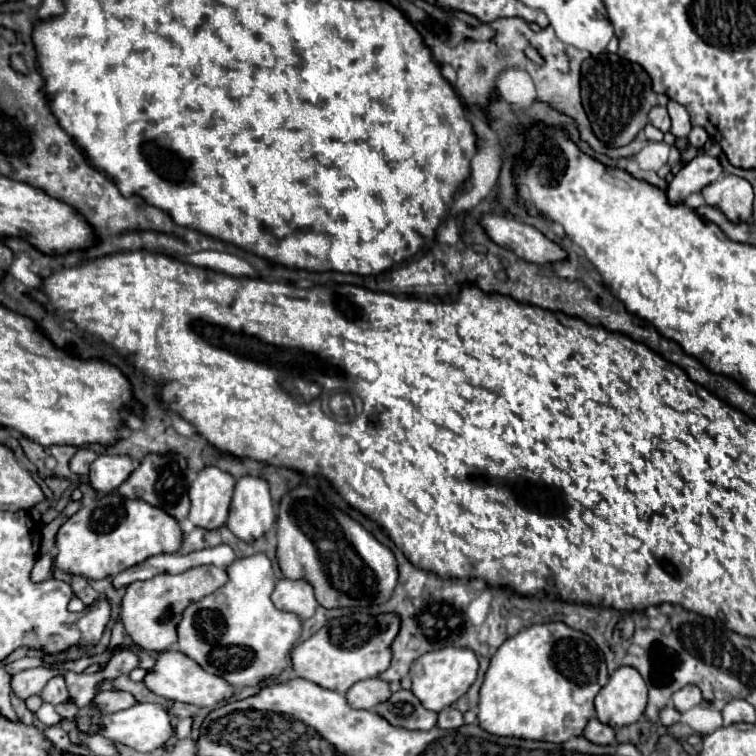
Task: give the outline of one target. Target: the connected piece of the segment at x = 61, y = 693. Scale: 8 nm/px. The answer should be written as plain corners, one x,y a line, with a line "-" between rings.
52,677
48,683
46,683
46,687
44,687
44,691
42,691
42,701
46,701
46,699
52,699
52,703
62,703
62,701
68,701
70,697
68,697
68,691
66,691
66,683
64,683
64,677

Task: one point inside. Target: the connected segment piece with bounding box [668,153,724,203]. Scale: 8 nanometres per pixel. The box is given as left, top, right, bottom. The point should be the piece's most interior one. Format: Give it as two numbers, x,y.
701,170

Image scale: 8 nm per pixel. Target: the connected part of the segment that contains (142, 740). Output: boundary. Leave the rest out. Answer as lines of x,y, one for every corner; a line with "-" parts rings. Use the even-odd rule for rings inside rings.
138,703
130,709
124,709
118,713
108,713
102,717
106,717
106,737
114,737
114,741
128,745
136,751
146,753
146,751
154,751
158,747
164,747
166,741
174,735
170,713
158,703

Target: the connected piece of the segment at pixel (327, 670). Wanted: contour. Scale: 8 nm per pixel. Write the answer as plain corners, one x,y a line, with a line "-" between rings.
354,611
350,615
330,619
318,633
302,641
292,651
292,665
296,677
314,681
324,689
346,693
350,685
362,679
376,677
390,667
390,645
400,631
400,617
396,613
370,615
366,611

